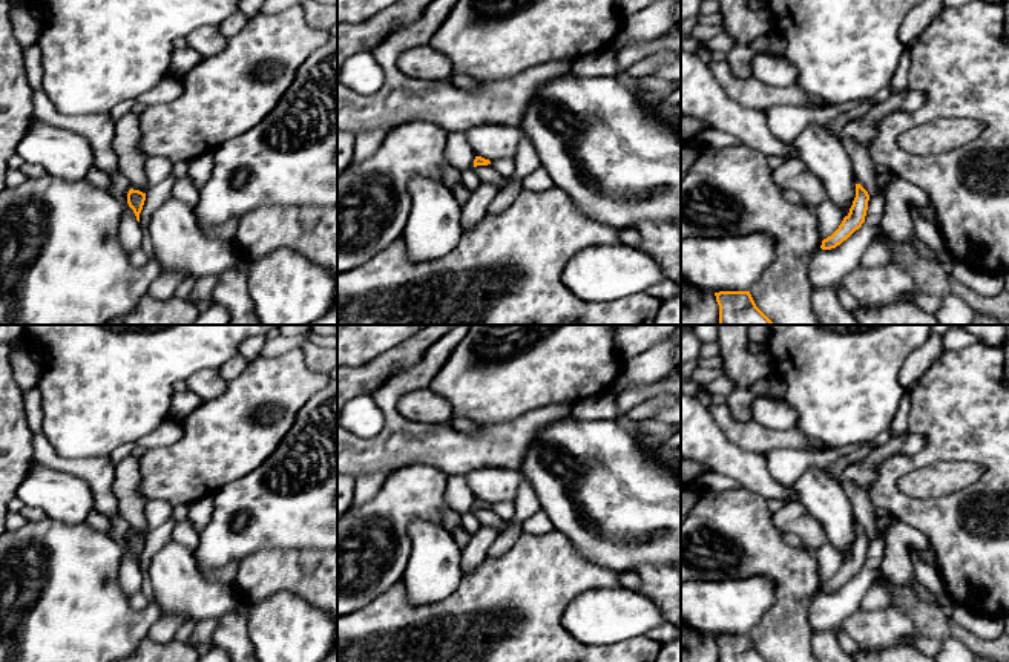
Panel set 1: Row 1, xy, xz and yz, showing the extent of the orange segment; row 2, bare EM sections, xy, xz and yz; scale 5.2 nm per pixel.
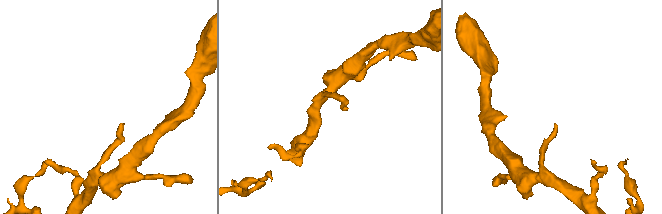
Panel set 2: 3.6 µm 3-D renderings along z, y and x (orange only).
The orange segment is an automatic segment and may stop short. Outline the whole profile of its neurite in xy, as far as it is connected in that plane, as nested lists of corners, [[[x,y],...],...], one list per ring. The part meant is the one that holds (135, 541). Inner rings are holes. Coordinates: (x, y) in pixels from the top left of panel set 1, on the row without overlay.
[[[130,532],[127,536],[127,547],[133,553],[136,564],[140,565],[140,556],[146,544],[146,536]]]

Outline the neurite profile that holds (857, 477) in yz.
[[[906,435],[892,437],[862,460],[848,464],[839,478],[853,506],[856,527],[860,527],[869,539],[877,535],[876,507],[869,500],[869,486],[876,480],[877,467],[888,457],[900,454]]]

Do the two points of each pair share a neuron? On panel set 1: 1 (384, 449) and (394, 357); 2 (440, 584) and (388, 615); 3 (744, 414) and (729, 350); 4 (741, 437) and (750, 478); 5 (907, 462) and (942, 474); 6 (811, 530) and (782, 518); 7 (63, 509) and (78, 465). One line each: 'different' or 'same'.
1: different
2: different
3: same
4: different
5: different
6: same
7: different

